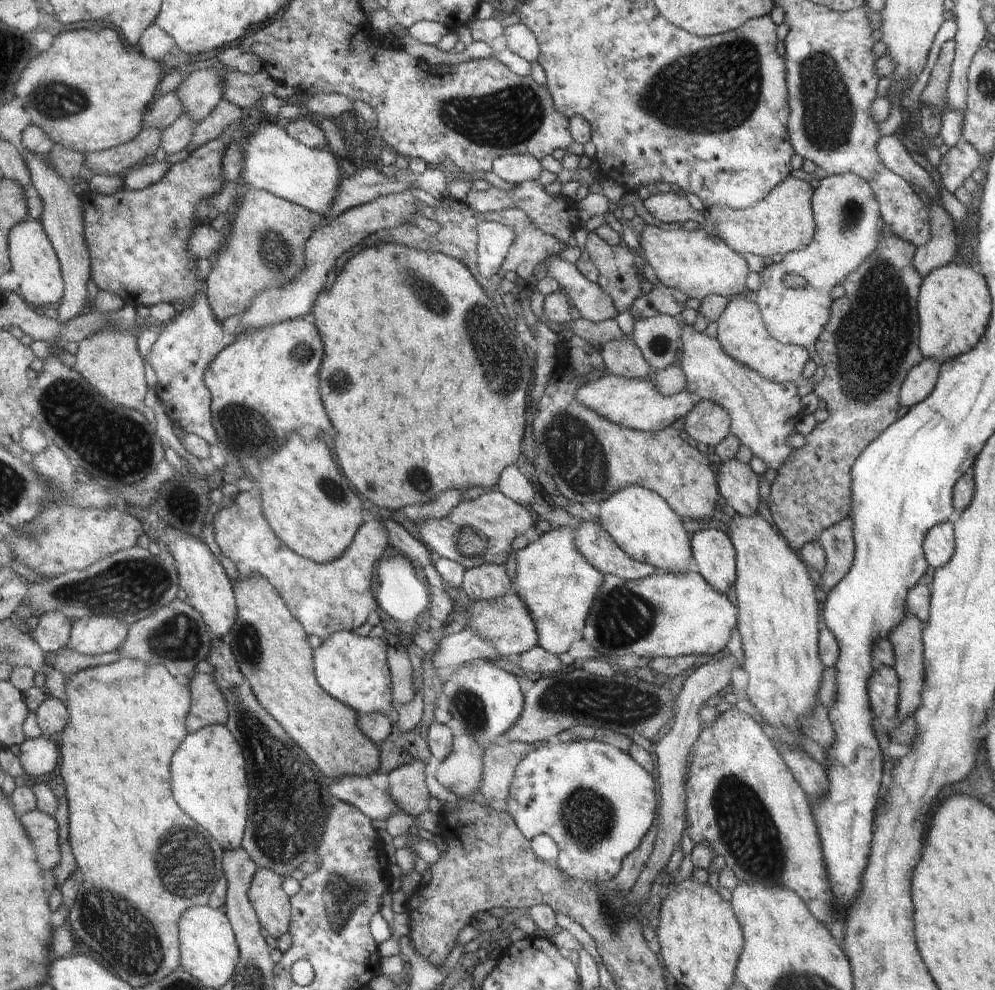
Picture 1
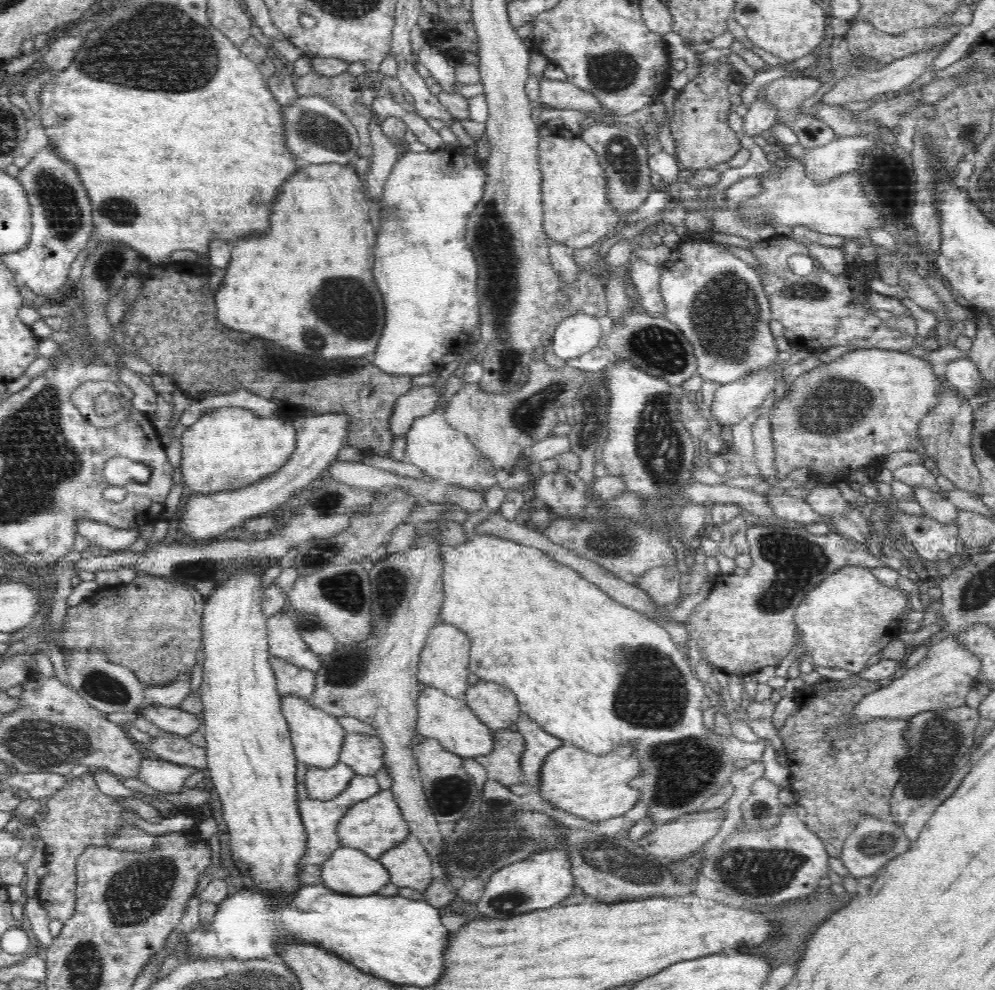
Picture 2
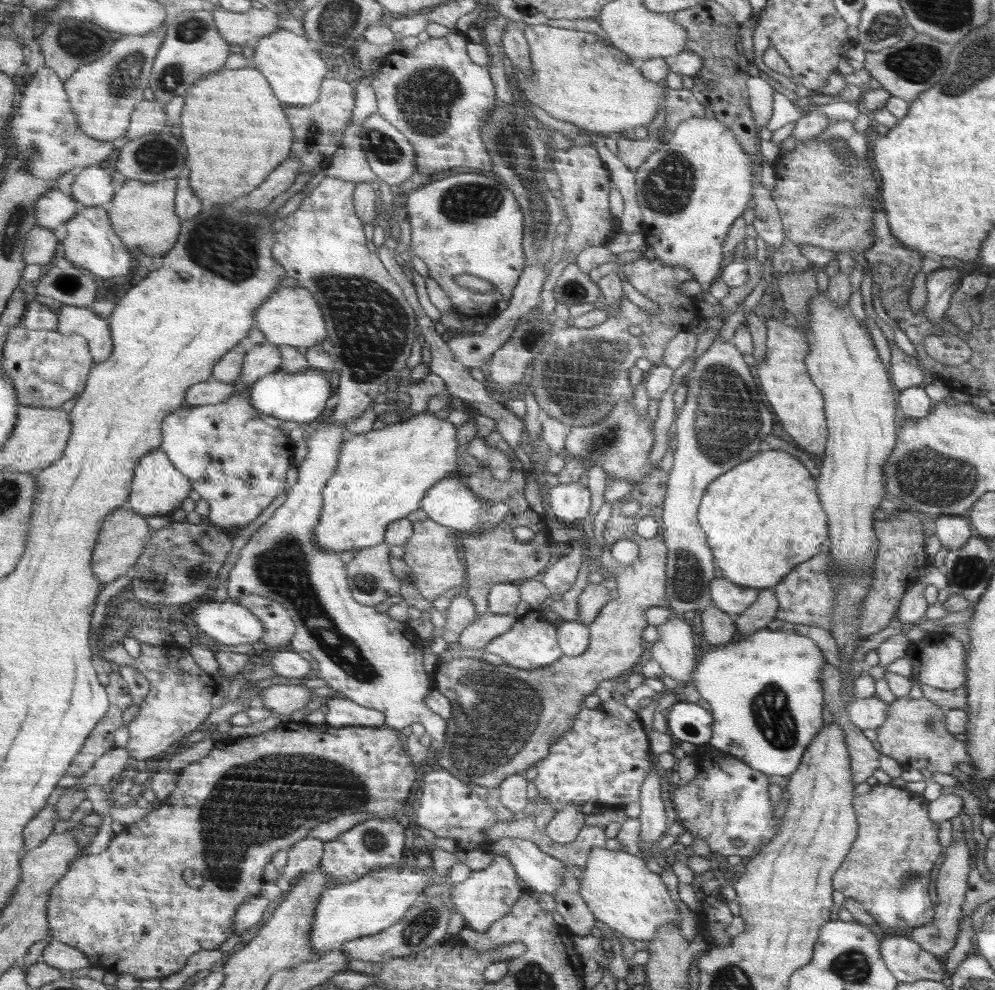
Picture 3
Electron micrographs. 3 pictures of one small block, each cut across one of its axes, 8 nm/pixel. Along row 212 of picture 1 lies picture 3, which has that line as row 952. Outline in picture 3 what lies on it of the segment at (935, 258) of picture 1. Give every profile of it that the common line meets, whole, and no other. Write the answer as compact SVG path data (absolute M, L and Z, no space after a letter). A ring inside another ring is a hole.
M964 830L963 835L956 840L952 840L950 845L946 847L946 858L940 864L940 872L936 880L936 893L938 897L937 916L933 923L916 927L909 930L907 933L912 940L917 941L922 948L928 952L933 952L934 955L940 958L945 958L955 945L957 934L959 933L959 922L962 918L961 910L967 890L967 879L970 872L970 847L967 845Z

